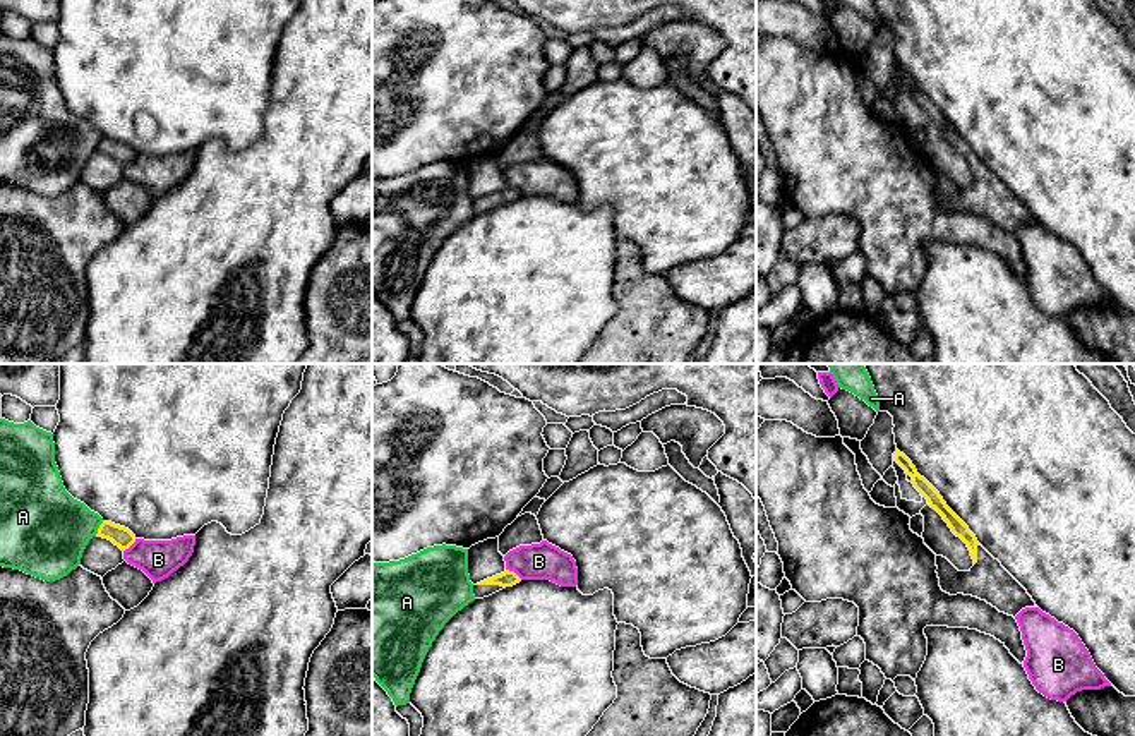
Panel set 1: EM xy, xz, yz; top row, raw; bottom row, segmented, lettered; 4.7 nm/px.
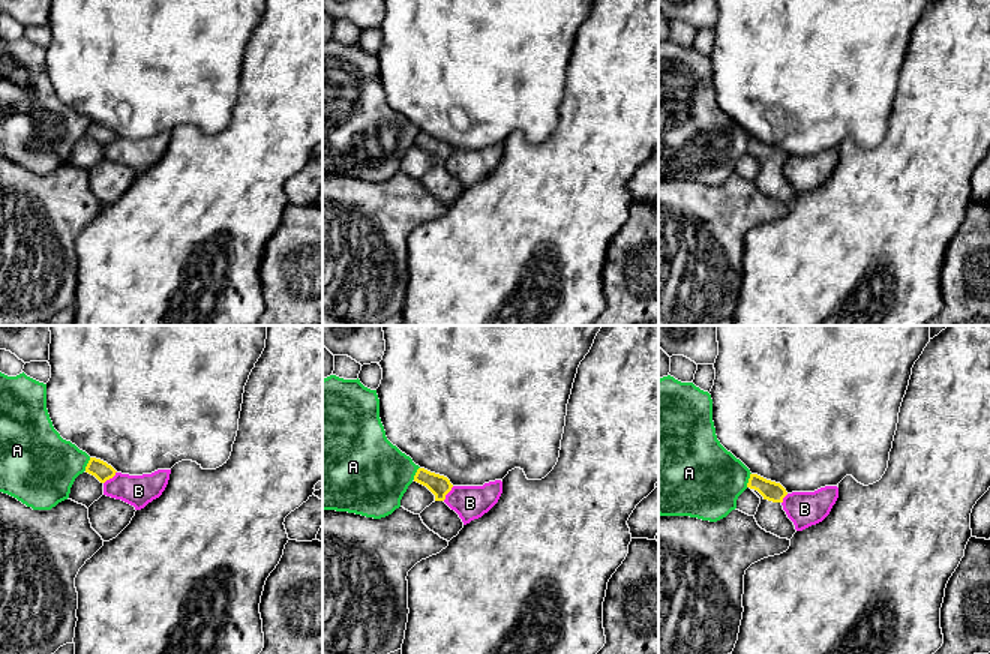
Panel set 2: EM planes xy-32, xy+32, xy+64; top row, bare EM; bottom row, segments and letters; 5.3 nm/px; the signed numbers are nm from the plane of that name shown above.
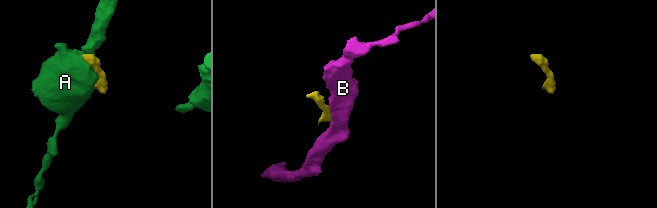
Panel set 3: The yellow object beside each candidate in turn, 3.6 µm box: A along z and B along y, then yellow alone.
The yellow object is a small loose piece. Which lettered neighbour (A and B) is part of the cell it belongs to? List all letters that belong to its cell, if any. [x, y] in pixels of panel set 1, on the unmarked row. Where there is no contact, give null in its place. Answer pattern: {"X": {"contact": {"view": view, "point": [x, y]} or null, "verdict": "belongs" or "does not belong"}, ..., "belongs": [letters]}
{"A": {"contact": {"view": "xy", "point": [98, 144]}, "verdict": "does not belong"}, "B": {"contact": {"view": "xz", "point": [513, 187]}, "verdict": "does not belong"}, "belongs": []}

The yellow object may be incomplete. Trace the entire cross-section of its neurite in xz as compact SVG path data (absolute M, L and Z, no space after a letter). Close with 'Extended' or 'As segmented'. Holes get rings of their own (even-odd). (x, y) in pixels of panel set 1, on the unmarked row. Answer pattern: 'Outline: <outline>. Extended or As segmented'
Outline: M506 185L501 190L495 190L492 194L487 194L487 196L473 201L473 211L475 211L475 214L483 214L506 202L513 202L519 197L521 197L521 194L514 187Z. Extended

